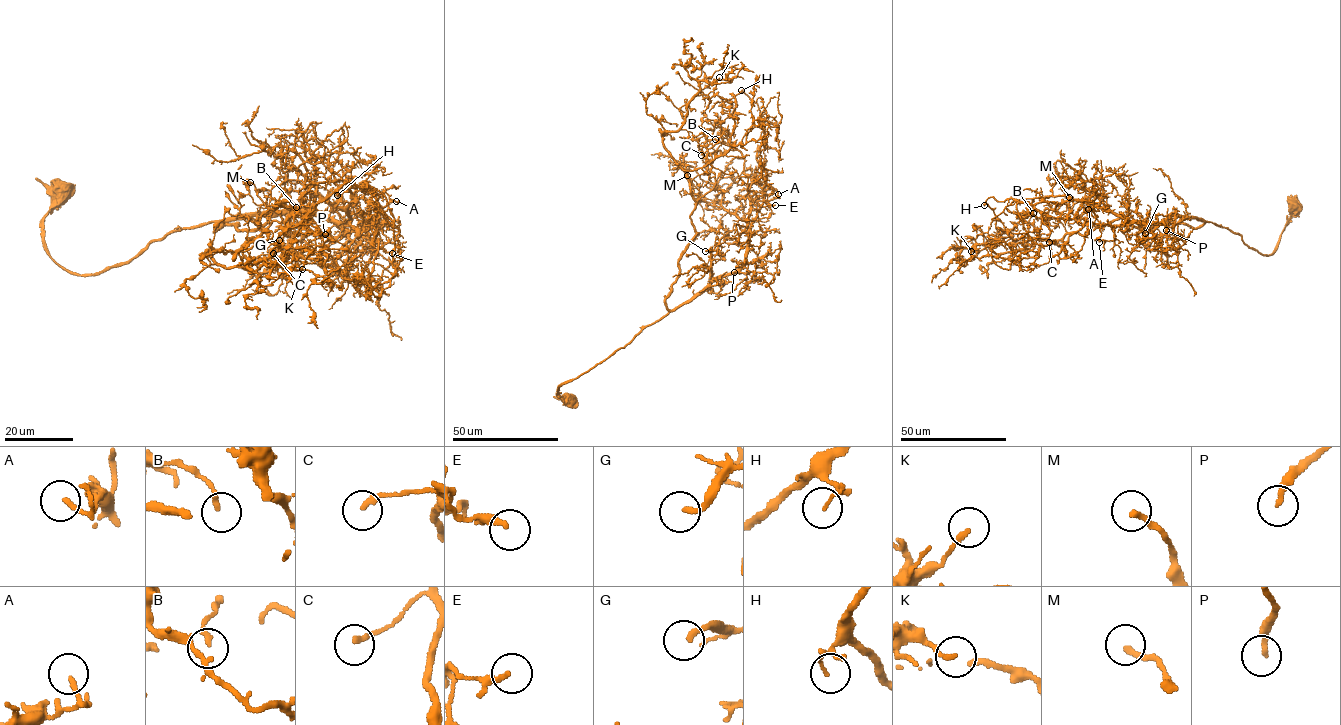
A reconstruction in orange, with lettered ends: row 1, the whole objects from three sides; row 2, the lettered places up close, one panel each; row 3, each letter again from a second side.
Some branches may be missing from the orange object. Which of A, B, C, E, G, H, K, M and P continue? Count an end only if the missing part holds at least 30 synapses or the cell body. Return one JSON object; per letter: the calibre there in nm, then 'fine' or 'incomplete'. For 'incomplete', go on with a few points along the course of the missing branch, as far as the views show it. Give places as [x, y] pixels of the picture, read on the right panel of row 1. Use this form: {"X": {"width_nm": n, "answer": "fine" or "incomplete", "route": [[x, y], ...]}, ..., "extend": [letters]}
{"A": {"width_nm": 160, "answer": "fine"}, "B": {"width_nm": 180, "answer": "fine"}, "C": {"width_nm": 200, "answer": "fine"}, "E": {"width_nm": 170, "answer": "fine"}, "G": {"width_nm": 200, "answer": "fine"}, "H": {"width_nm": 70, "answer": "fine"}, "K": {"width_nm": 170, "answer": "fine"}, "M": {"width_nm": 220, "answer": "fine"}, "P": {"width_nm": 200, "answer": "incomplete", "route": [[1166, 230], [1170, 249], [1165, 258]]}, "extend": ["P"]}

